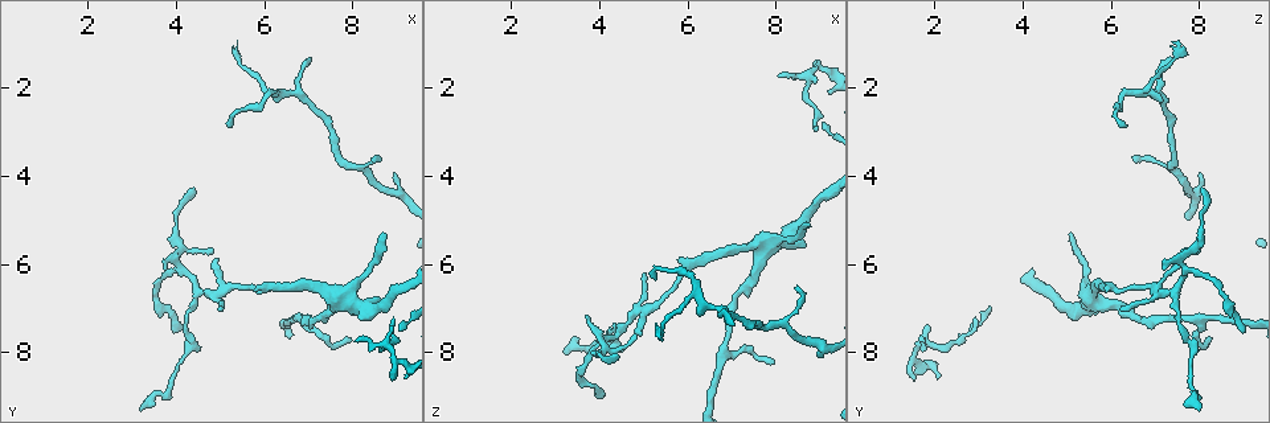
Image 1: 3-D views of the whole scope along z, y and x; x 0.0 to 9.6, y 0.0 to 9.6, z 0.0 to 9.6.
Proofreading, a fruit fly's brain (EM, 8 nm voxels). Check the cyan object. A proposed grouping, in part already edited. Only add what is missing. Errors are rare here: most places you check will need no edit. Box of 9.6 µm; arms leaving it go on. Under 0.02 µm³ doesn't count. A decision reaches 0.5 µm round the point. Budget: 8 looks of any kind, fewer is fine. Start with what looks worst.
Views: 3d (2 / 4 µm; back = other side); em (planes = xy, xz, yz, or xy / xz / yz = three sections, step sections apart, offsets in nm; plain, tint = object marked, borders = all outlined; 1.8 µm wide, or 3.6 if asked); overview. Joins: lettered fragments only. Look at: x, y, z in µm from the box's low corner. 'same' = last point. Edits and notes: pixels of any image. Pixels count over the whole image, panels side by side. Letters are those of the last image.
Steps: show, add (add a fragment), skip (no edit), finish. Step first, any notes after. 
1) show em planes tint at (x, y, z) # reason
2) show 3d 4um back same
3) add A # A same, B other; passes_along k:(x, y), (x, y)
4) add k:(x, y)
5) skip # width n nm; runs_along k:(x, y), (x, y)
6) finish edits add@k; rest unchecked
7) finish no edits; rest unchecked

show em xz step 8 plain at (8.95, 7.40, 1.85) # free end

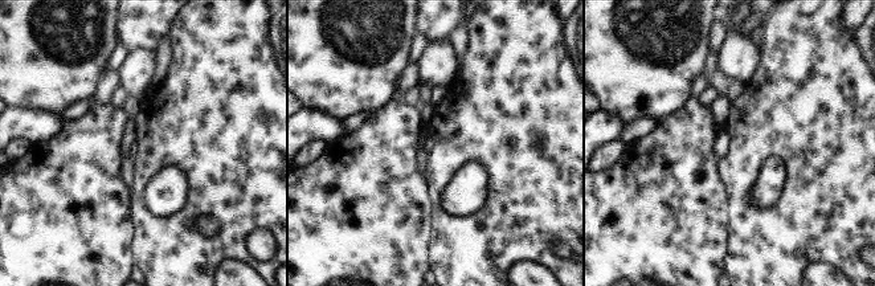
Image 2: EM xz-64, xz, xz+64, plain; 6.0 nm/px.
show em xz step 8 tint same

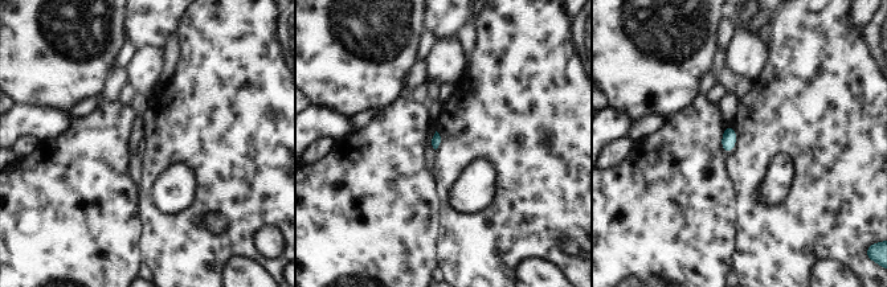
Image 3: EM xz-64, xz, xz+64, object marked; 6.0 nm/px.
show em xz step 8 borders same # what lies round it

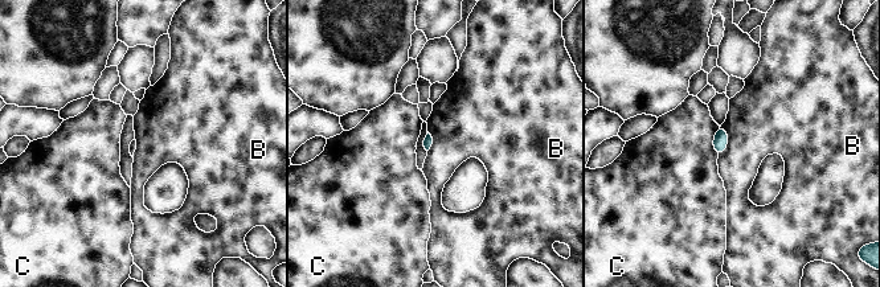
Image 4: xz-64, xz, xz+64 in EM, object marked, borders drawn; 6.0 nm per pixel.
skip # B other, C other; border 4:(720, 126), (728, 144), (719, 155); none of them fits

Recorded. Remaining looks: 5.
show em planes tint at (5.40, 0.95, 7.50) # branch stops here

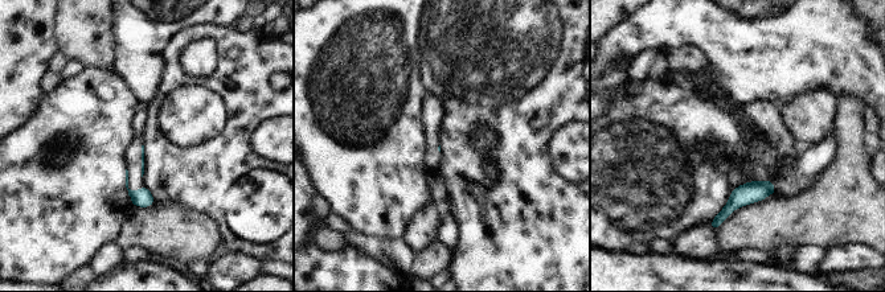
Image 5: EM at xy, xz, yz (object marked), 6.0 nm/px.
show em planes borders same

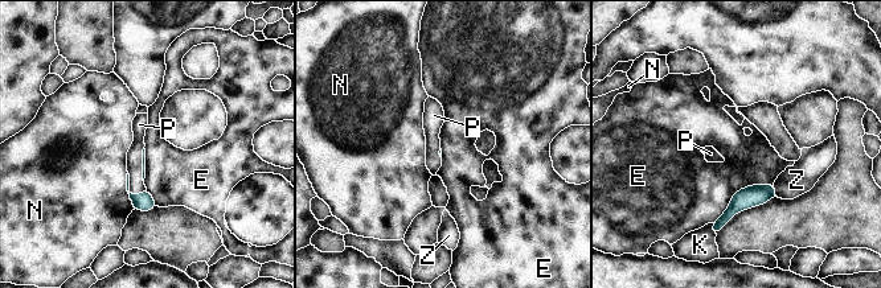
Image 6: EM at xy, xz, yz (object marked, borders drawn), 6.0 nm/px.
add P # longest_contact E 440 nm; E other, K other, N other, P same, Z other; passes_along 6:(144, 201), (128, 188), (135, 153); it goes on there

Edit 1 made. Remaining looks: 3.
show overview # redraw

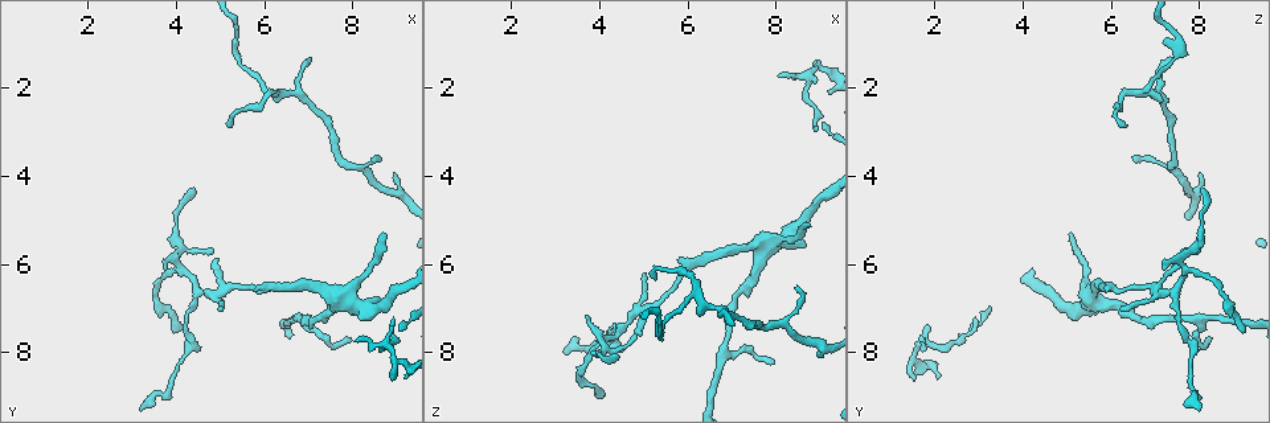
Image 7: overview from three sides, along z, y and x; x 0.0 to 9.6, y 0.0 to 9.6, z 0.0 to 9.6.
show em xz step 4 borders at (8.75, 5.35, 5.10) # tapers out

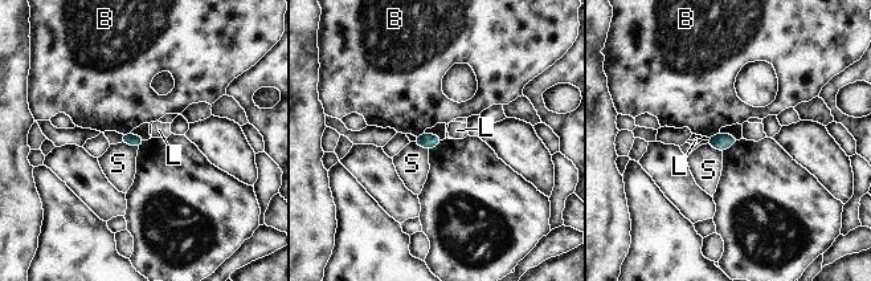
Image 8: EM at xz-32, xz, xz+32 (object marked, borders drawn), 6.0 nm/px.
skip # longest_contact S 120 nm; B other, L other, S other; no lettered fragment goes on from it

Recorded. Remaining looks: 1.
finish edits add@6; rest unchecked

